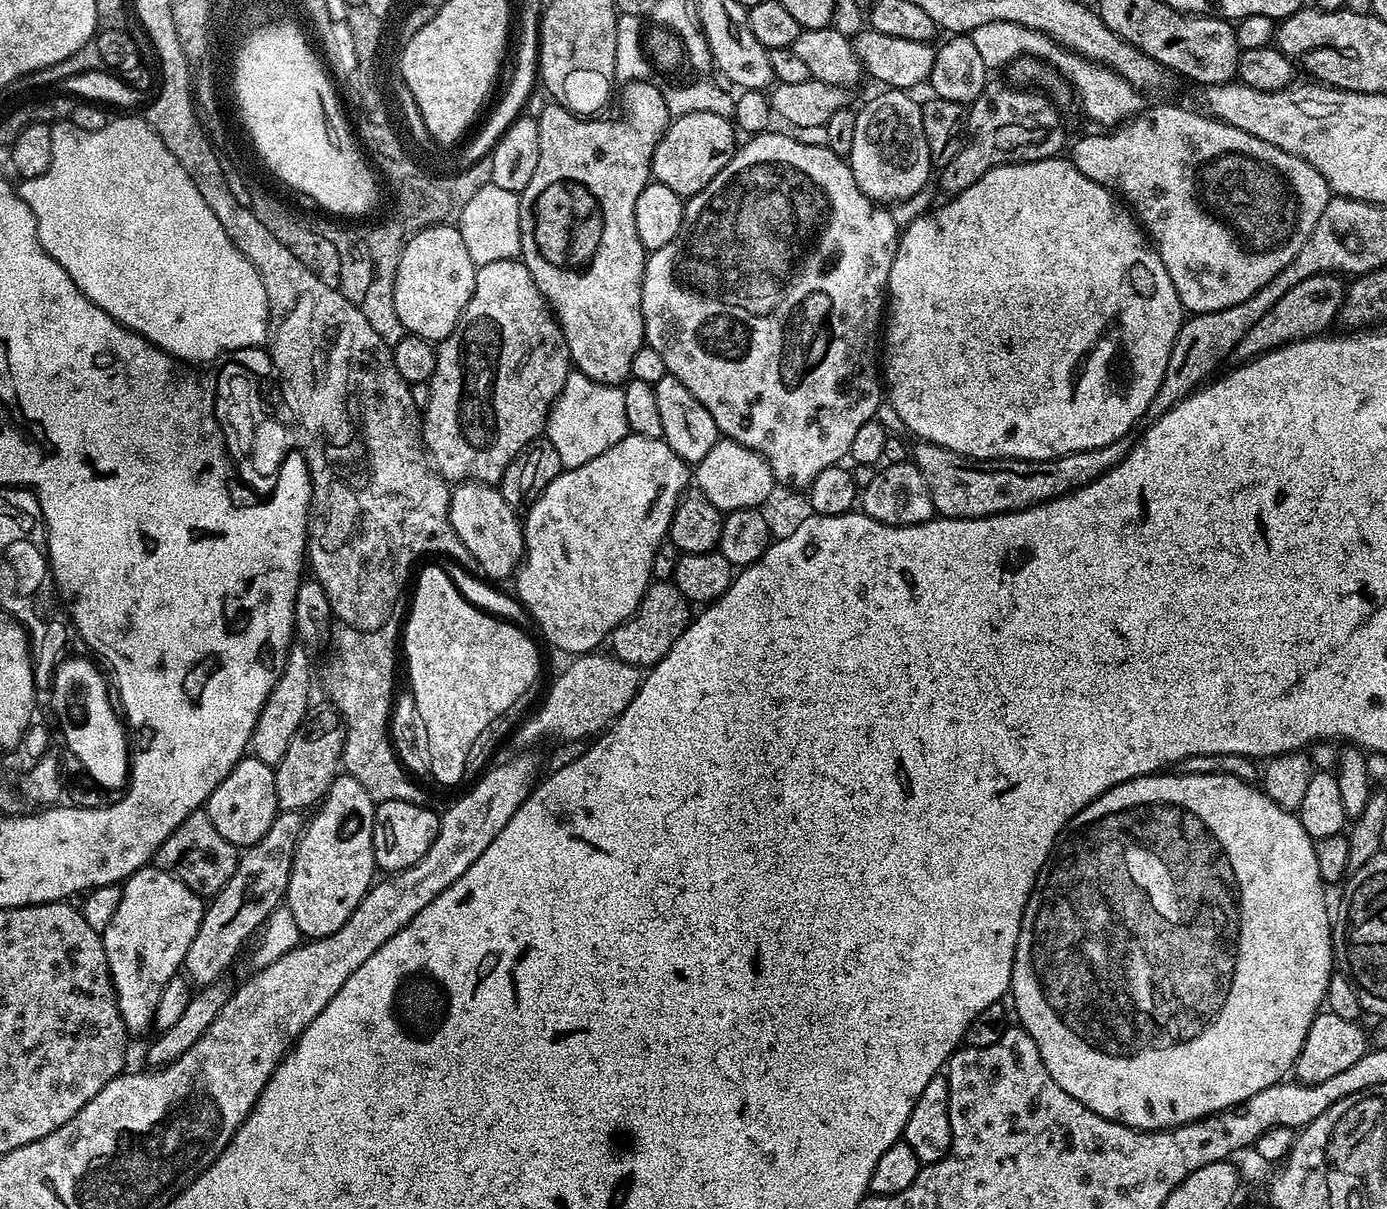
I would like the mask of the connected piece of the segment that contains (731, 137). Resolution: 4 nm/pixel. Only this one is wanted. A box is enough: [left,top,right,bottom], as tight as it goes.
[652,113,738,196]

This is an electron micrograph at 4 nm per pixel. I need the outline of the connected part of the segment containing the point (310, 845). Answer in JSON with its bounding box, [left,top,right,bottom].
[286,774,378,940]

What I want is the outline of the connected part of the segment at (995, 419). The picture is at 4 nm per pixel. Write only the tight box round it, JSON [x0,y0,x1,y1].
[882,158,1186,460]

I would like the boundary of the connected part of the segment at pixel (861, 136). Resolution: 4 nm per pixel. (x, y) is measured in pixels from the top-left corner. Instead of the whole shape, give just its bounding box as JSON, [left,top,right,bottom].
[846,88,934,206]

